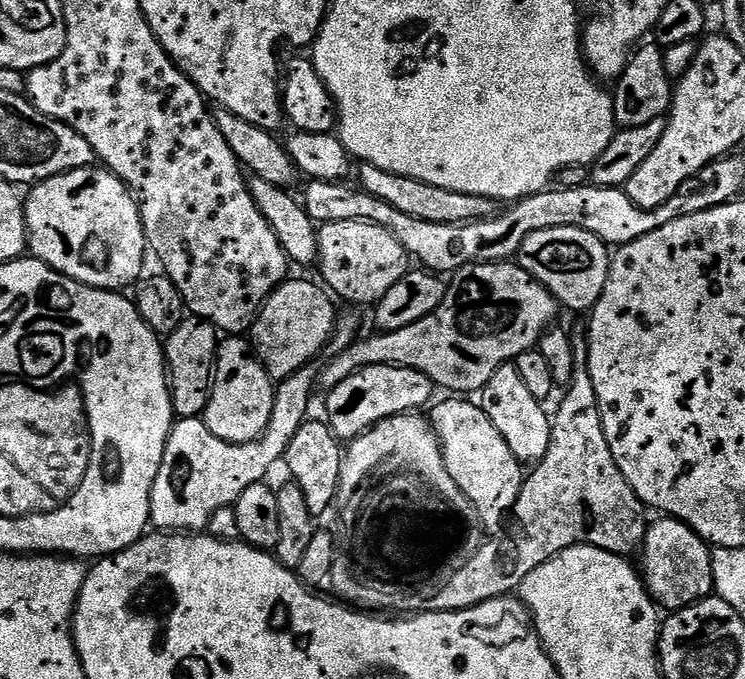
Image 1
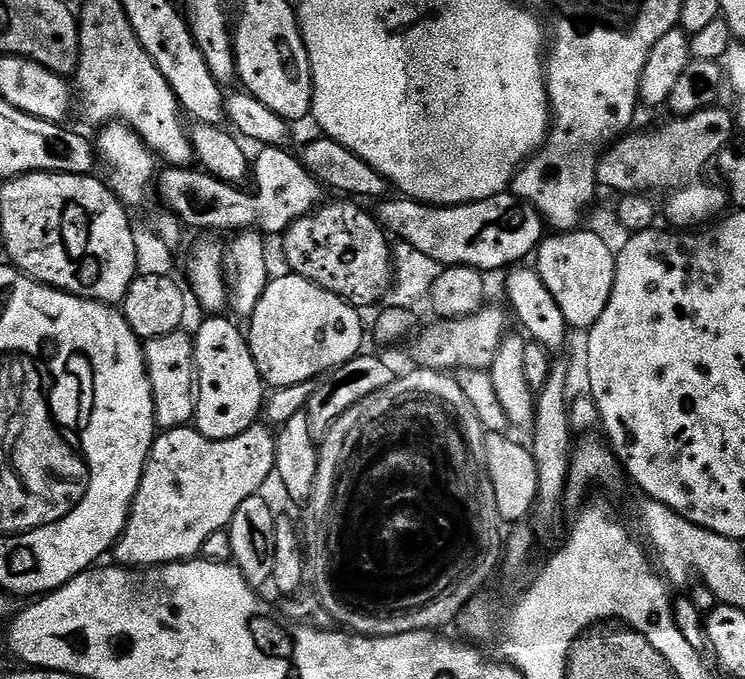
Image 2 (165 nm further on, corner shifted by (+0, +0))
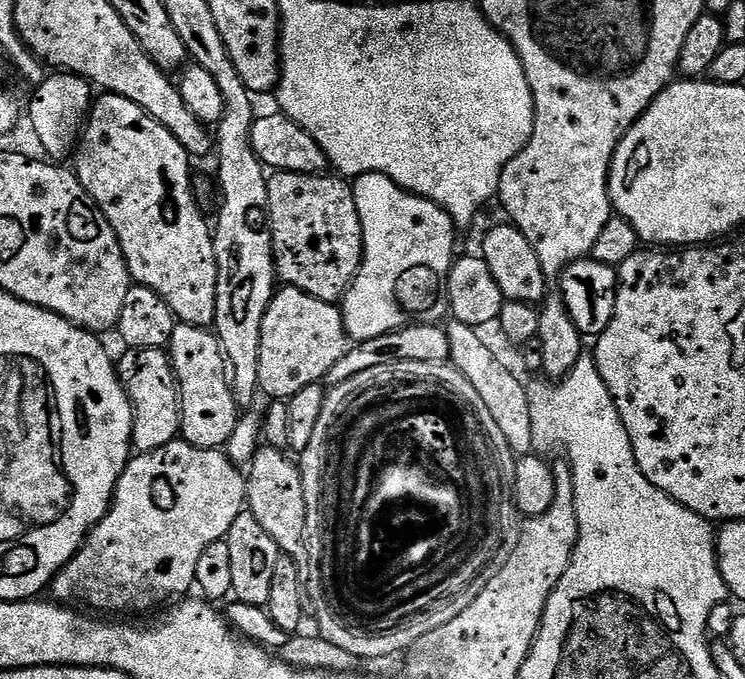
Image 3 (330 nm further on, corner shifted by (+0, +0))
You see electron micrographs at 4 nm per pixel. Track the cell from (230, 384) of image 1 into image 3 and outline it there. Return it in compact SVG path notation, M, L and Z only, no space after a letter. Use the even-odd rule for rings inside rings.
M177 323L170 345L172 369L176 371L176 383L180 386L180 430L187 444L195 448L219 448L227 445L230 434L234 434L234 426L239 422L242 412L236 407L236 399L232 393L230 369L224 358L220 339L215 331L189 324Z

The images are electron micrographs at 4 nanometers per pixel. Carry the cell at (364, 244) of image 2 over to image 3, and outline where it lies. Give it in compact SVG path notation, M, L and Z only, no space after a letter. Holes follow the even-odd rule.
M276 172L268 177L268 189L270 190L270 219L272 221L272 256L276 259L276 274L281 285L289 288L297 288L314 298L318 298L327 304L336 304L343 301L348 287L353 278L358 274L360 262L364 258L364 235L362 234L362 222L358 218L358 206L352 196L352 184L347 179L336 174L317 174L307 176L297 172Z

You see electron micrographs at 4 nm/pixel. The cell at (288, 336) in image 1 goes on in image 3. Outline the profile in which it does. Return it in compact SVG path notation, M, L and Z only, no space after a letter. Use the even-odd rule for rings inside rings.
M281 287L262 318L258 358L260 392L272 400L287 401L298 390L320 384L327 372L350 348L344 318L336 304L327 304L297 288Z

